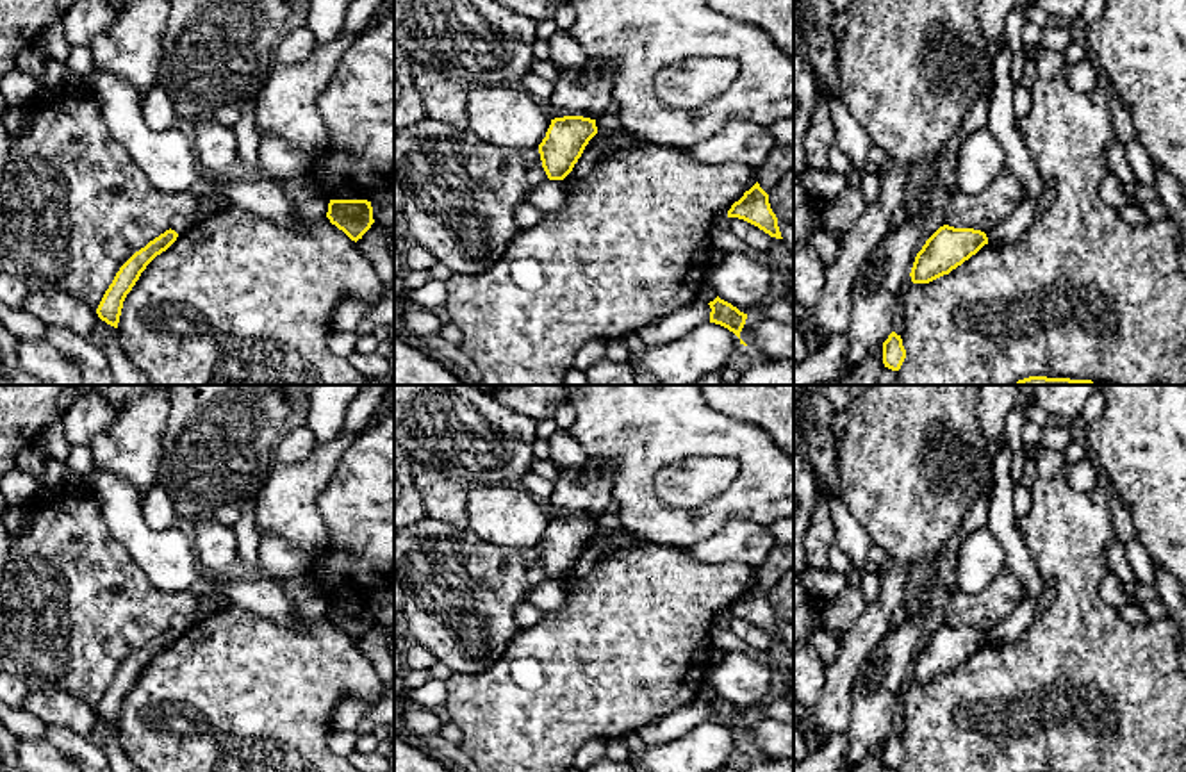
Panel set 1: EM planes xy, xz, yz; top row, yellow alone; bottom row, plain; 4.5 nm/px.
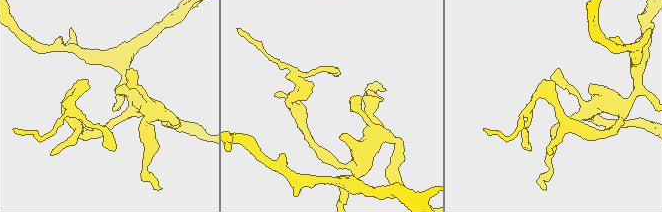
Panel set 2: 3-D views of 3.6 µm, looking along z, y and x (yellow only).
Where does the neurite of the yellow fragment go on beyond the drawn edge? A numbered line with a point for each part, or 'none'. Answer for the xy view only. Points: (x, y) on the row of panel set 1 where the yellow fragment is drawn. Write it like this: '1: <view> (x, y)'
none

